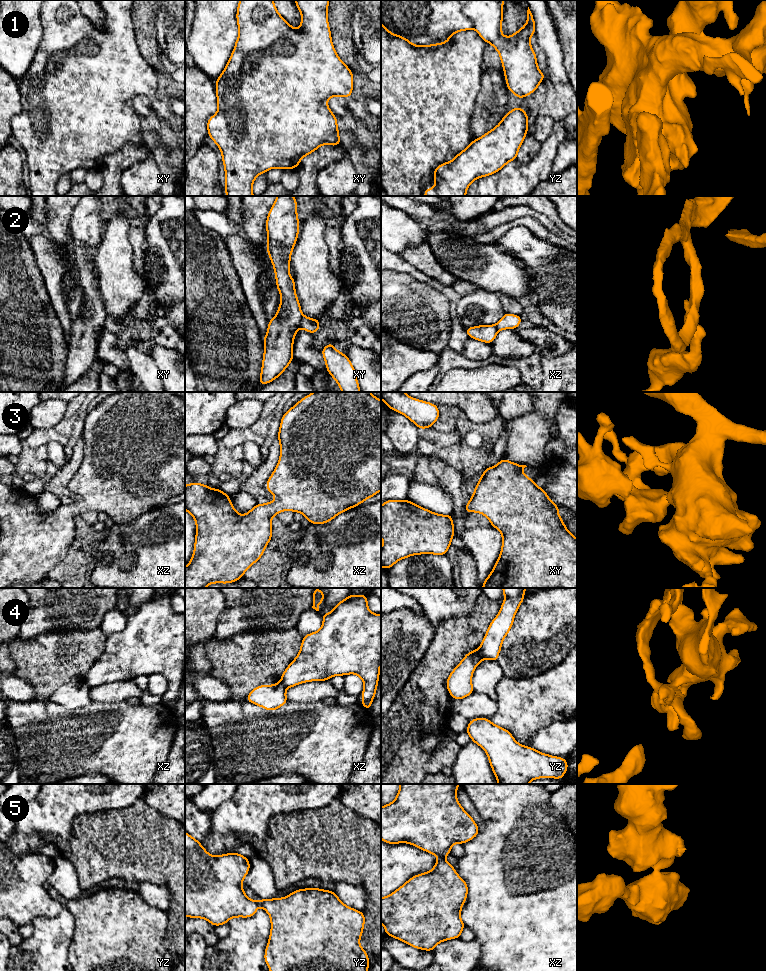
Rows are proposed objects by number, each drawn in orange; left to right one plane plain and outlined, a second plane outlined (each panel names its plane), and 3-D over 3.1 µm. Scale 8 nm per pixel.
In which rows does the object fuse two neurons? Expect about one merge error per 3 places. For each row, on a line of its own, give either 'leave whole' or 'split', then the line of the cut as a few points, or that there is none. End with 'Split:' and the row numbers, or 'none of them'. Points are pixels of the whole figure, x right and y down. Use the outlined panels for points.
1: leave whole | no cut
2: split | xy (303, 316), (300, 326)
3: leave whole | no cut
4: split | yz (478, 649), (479, 662)
5: split | yz (257, 901), (259, 904)
Split: 2, 4, 5

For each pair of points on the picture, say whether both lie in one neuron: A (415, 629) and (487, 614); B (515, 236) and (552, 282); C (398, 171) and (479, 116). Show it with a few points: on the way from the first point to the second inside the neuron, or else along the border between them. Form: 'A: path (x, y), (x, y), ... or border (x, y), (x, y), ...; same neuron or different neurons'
A: border (436, 627), (435, 634), (426, 649); different neurons
B: path (526, 247), (550, 271); same neuron
C: border (476, 99), (470, 121), (470, 141); different neurons

